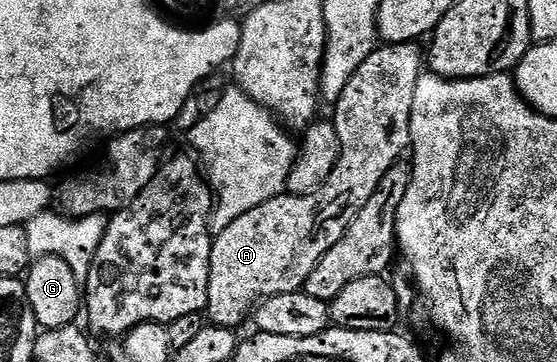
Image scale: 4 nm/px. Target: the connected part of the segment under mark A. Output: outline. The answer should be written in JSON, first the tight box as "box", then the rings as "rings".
{"box":[205,43,425,330],"rings":[[[415,43],[406,45],[380,44],[353,71],[353,79],[345,83],[345,91],[333,103],[333,120],[337,139],[341,143],[341,151],[333,171],[327,182],[311,193],[300,197],[280,195],[261,203],[261,207],[253,207],[253,211],[245,211],[229,227],[218,230],[211,243],[211,266],[209,267],[209,291],[205,317],[212,326],[238,330],[243,320],[252,316],[253,310],[260,301],[268,297],[298,293],[303,284],[313,275],[313,267],[321,263],[325,251],[333,247],[345,235],[345,231],[357,219],[361,207],[369,203],[369,199],[377,191],[381,179],[408,152],[411,143],[411,116],[413,115],[413,91],[417,91],[417,79],[425,69],[425,53]]]}

